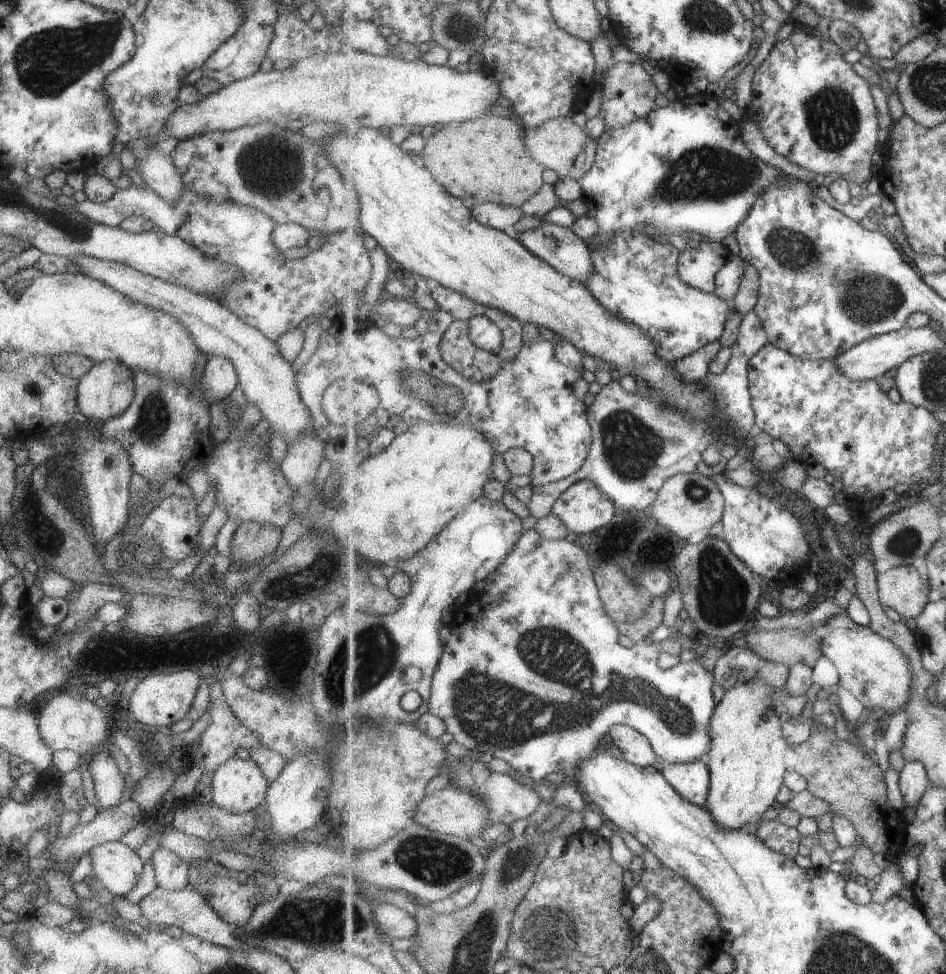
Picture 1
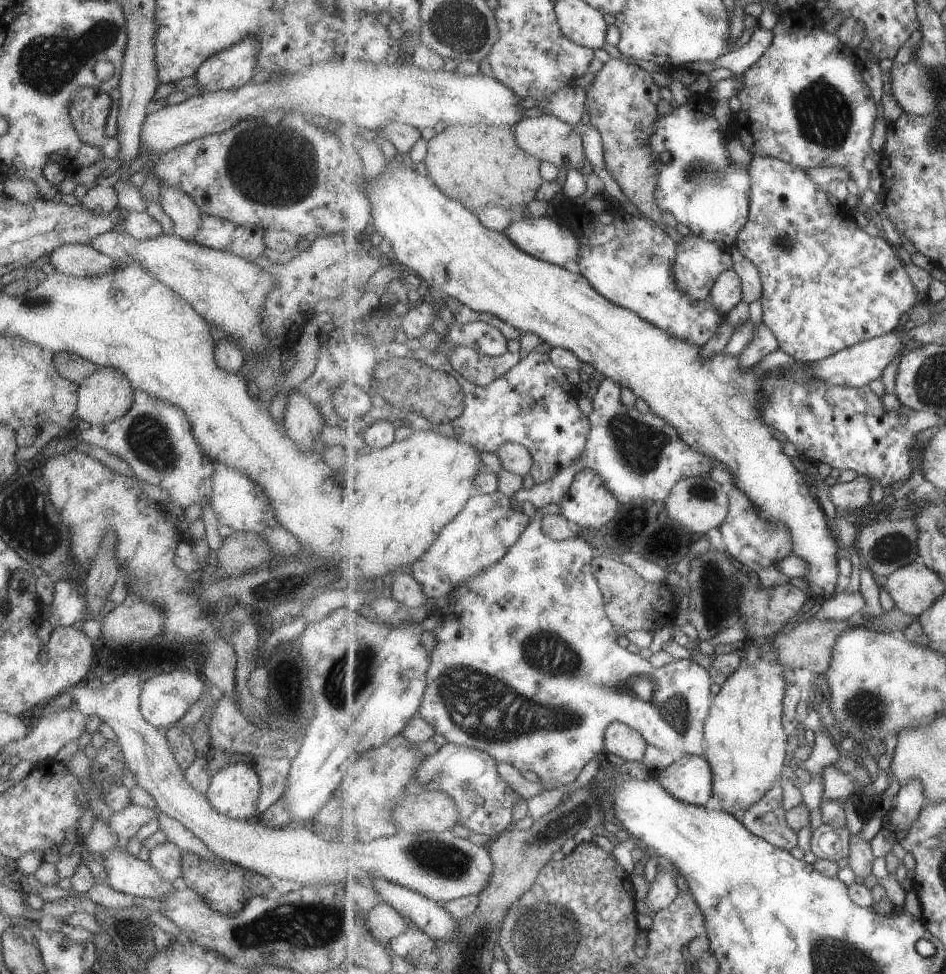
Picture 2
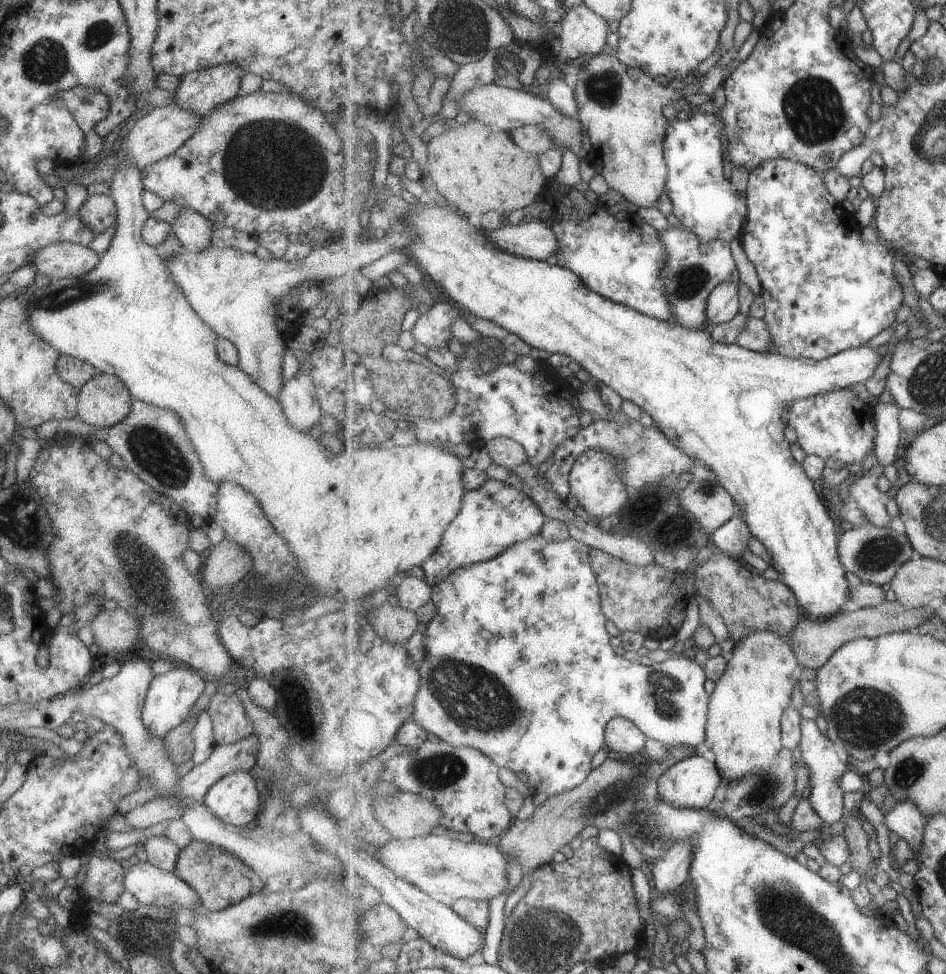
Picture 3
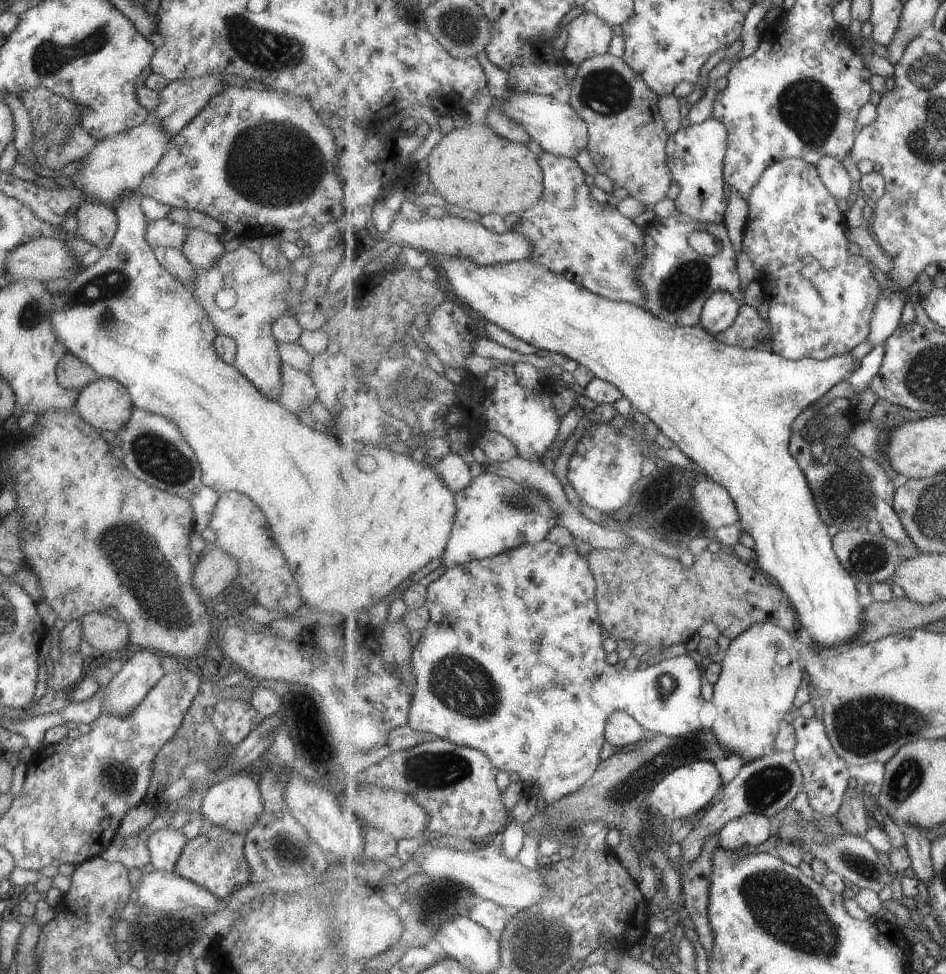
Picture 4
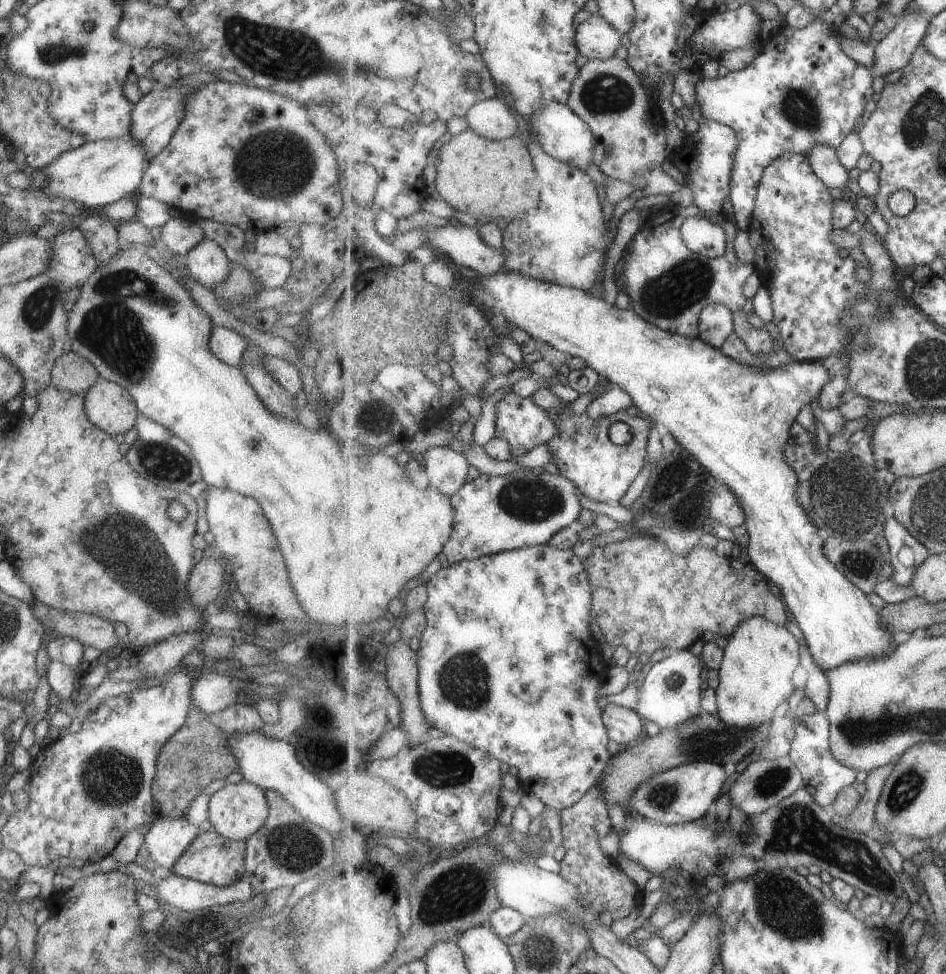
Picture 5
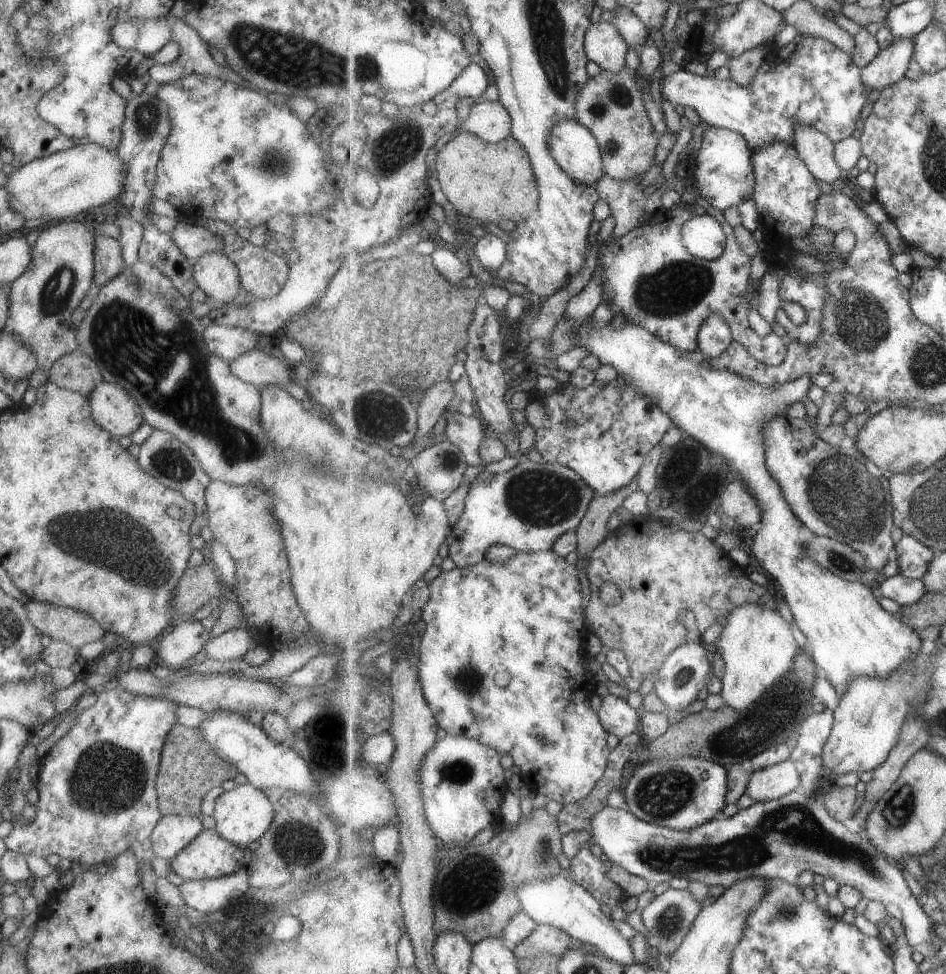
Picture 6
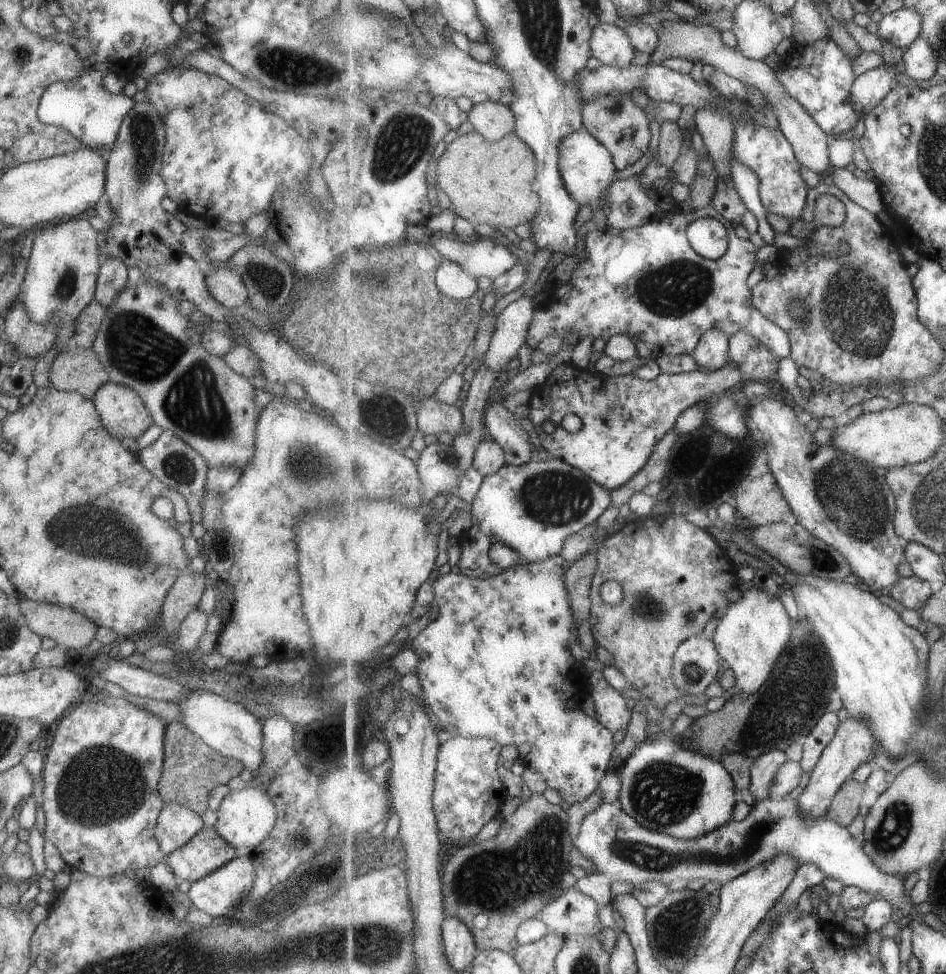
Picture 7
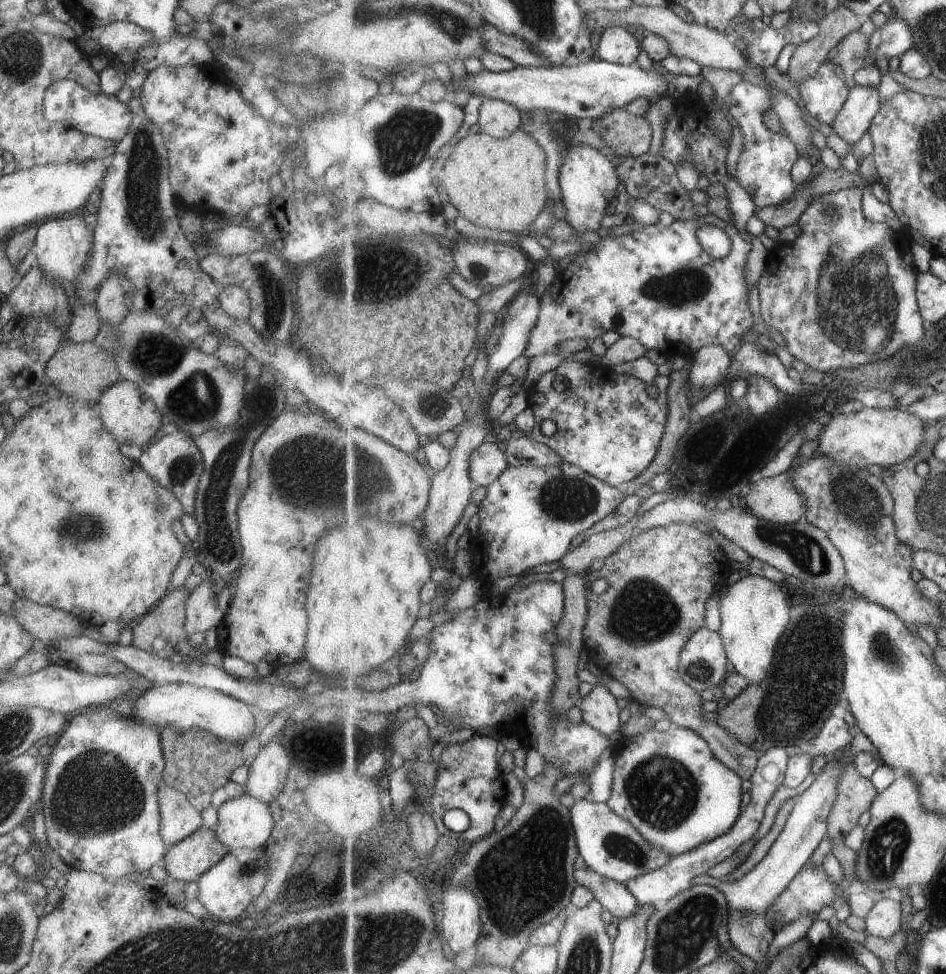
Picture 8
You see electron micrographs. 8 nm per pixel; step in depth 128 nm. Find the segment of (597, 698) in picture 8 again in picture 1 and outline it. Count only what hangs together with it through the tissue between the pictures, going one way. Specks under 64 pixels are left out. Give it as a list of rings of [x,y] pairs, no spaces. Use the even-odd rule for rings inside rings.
[[[620,724],[613,728],[609,739],[624,753],[625,760],[640,767],[655,766],[659,755],[650,738],[629,725]]]

